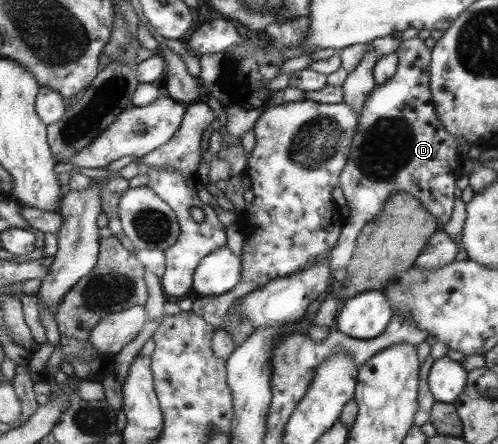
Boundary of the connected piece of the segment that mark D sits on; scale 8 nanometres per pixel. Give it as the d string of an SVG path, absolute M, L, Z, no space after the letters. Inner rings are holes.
M413 37L400 39L394 50L398 58L394 75L381 86L376 87L367 97L366 104L363 105L362 114L358 115L357 132L354 134L354 141L350 145L350 155L347 163L343 166L342 174L339 175L339 188L345 197L349 215L346 226L343 226L342 234L338 237L335 246L330 250L330 276L328 293L329 295L322 302L319 311L313 321L317 326L333 327L337 316L337 300L333 297L336 288L335 270L346 268L347 263L353 256L358 234L367 222L373 220L375 216L381 214L384 202L393 192L407 192L414 198L422 202L422 206L430 212L437 220L438 224L445 224L450 219L454 206L455 196L453 192L453 176L457 178L457 138L443 128L438 122L437 111L434 109L433 97L429 88L429 50L423 46L423 40Z

